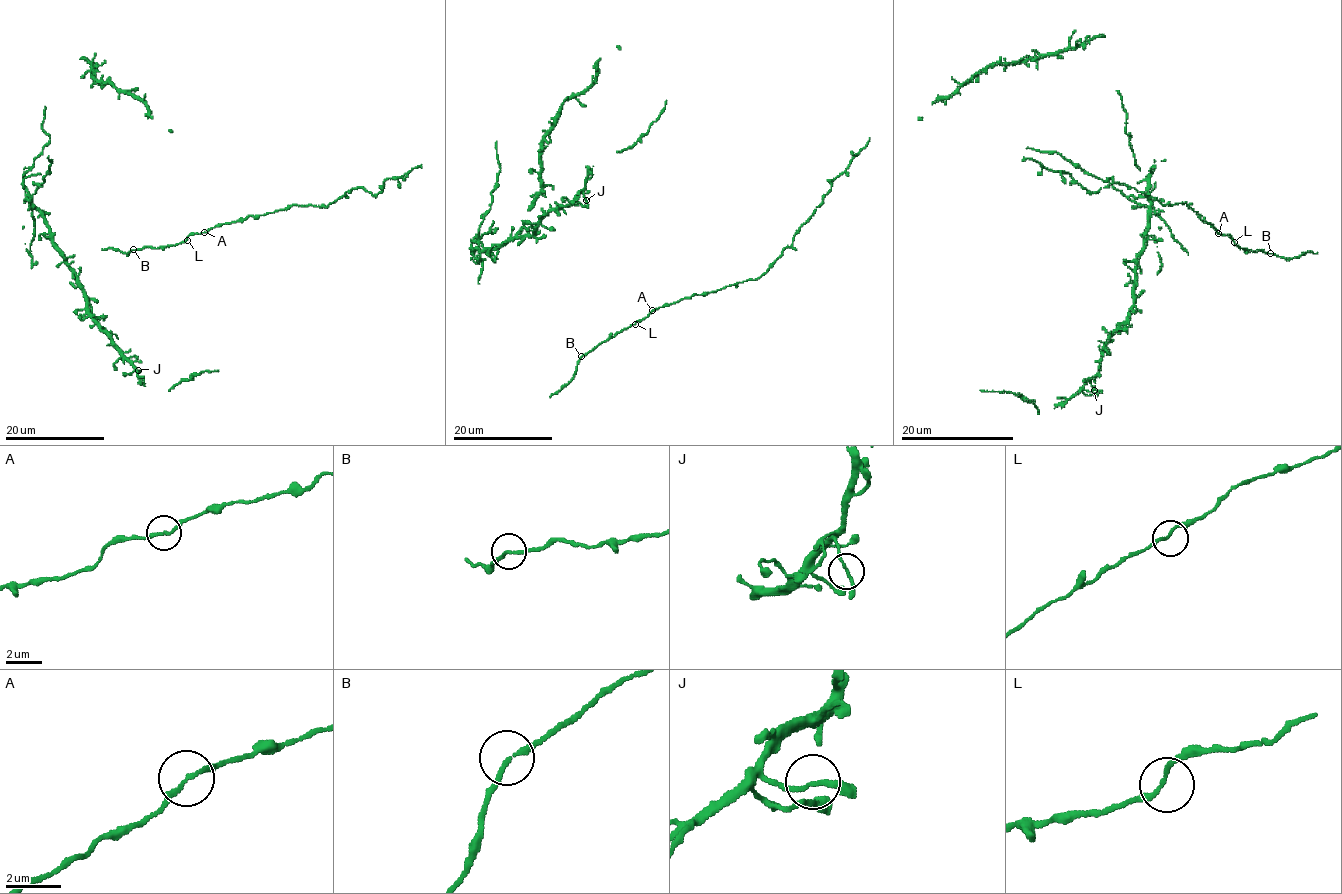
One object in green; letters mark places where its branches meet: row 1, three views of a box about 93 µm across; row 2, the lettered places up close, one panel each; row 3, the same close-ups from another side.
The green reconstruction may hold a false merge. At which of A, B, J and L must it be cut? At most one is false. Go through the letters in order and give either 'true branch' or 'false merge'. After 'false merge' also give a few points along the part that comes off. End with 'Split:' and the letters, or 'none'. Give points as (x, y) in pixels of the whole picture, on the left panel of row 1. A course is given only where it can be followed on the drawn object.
A: true branch
B: true branch
J: true branch
L: true branch
Split: none

